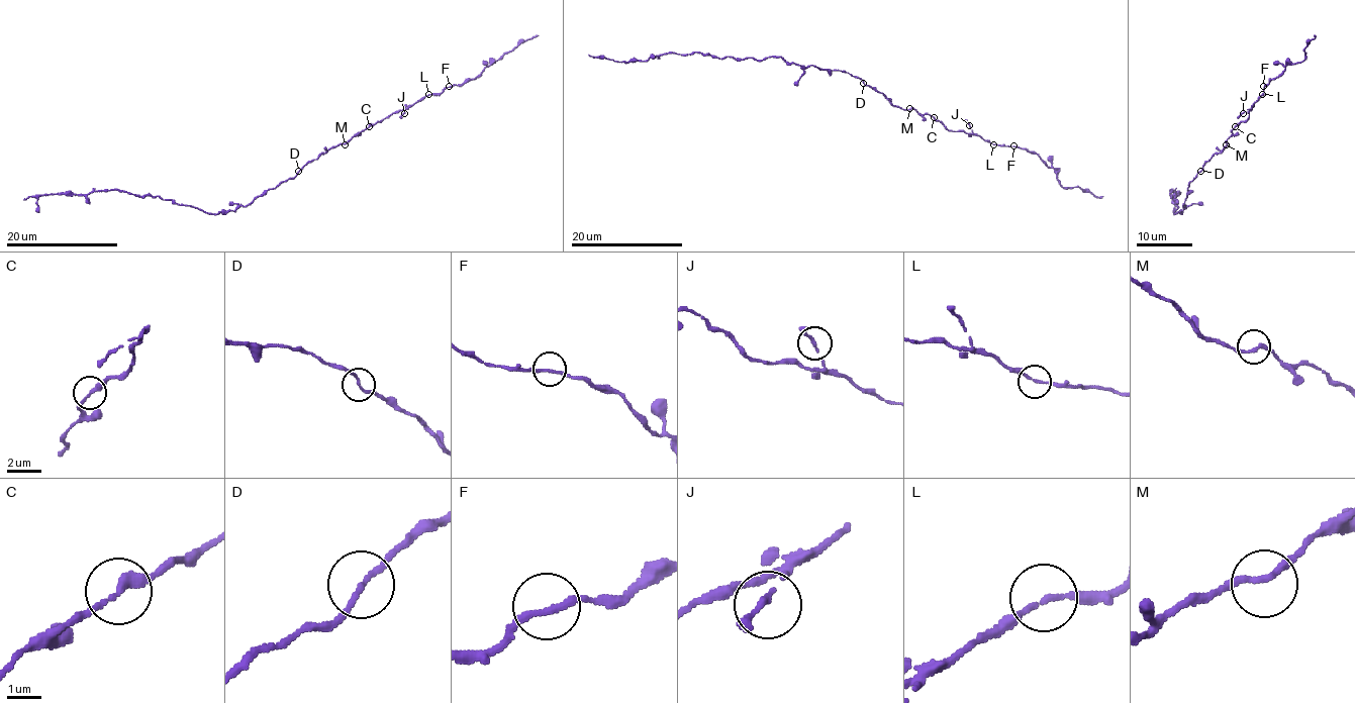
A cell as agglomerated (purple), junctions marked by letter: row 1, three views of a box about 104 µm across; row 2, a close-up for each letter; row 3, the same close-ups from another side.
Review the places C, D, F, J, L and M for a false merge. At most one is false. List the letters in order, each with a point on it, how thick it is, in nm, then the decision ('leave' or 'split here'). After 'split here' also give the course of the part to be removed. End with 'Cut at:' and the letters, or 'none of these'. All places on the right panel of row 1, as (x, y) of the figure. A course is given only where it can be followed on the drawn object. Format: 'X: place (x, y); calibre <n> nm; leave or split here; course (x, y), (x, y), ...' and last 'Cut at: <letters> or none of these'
C: place (1235, 126); calibre 240 nm; leave
D: place (1200, 171); calibre 150 nm; leave
F: place (1263, 86); calibre 190 nm; leave
J: place (1243, 113); calibre 150 nm; leave
L: place (1262, 94); calibre 150 nm; leave
M: place (1226, 144); calibre 200 nm; leave
Cut at: none of these

